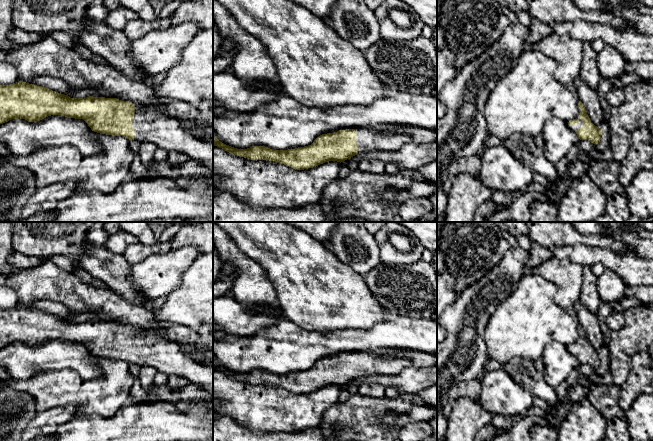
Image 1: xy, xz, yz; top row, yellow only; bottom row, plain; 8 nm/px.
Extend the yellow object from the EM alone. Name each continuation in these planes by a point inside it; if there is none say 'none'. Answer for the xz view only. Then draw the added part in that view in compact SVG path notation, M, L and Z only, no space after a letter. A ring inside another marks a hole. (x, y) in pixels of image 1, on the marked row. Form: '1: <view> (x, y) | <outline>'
1: xz (383, 137) | M378 124L357 129L358 153L395 151L404 144L425 144L437 141L437 129Z

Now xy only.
1: xy (167, 133) | M135 109L133 118L134 140L139 143L150 142L158 148L168 152L176 151L183 158L189 158L200 162L204 166L213 170L213 139L206 140L198 138L193 133L194 129L201 128L198 122L191 122L188 127L181 121L156 112L145 112Z

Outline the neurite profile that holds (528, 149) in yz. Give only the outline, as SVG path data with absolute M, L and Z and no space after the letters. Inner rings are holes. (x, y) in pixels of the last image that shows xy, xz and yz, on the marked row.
M513 134L503 142L503 146L533 172L543 175L551 182L557 179L556 164L546 158L541 136Z

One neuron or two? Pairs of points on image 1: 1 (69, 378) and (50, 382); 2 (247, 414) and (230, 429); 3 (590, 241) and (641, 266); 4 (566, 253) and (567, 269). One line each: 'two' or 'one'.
1: one
2: two
3: two
4: two

